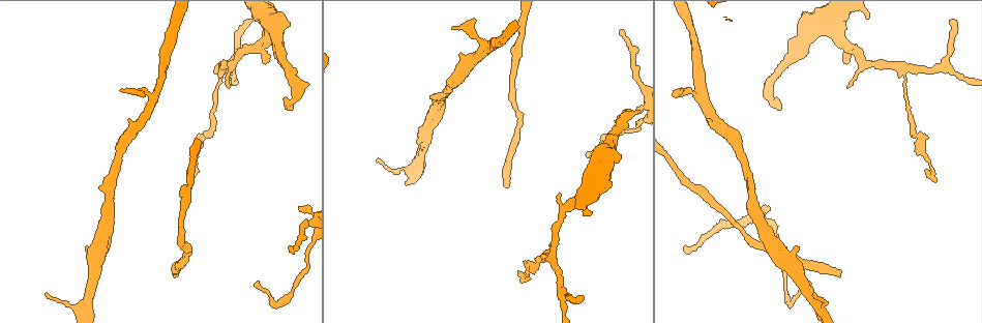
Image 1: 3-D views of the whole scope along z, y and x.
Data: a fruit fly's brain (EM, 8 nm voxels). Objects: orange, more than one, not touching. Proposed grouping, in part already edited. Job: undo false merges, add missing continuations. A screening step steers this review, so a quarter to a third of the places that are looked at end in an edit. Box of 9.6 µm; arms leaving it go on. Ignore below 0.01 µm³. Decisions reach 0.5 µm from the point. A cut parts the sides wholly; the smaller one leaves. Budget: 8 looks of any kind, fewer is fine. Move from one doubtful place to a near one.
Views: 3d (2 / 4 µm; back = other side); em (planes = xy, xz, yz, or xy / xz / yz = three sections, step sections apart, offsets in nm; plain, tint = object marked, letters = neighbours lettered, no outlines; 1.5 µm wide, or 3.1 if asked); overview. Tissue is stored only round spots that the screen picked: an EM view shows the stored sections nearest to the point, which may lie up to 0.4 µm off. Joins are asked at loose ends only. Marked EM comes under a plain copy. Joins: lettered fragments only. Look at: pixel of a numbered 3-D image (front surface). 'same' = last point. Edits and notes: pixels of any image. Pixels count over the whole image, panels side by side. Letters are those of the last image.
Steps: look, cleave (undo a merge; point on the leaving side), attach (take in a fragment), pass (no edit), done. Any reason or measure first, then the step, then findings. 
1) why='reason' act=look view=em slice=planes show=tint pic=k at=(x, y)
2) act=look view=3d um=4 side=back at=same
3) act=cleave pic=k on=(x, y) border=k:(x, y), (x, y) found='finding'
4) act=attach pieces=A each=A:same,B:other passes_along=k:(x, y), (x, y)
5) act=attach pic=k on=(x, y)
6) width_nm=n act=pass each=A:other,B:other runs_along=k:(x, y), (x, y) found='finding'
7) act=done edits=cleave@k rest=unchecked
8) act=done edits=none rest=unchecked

why='branch stops here' act=look view=3d um=4 pic=1 at=(684, 246)

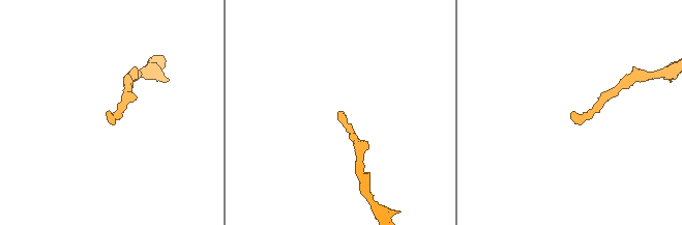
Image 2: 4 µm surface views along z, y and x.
act=look view=em slice=xz step=8 show=letters pic=2 at=(107, 112)

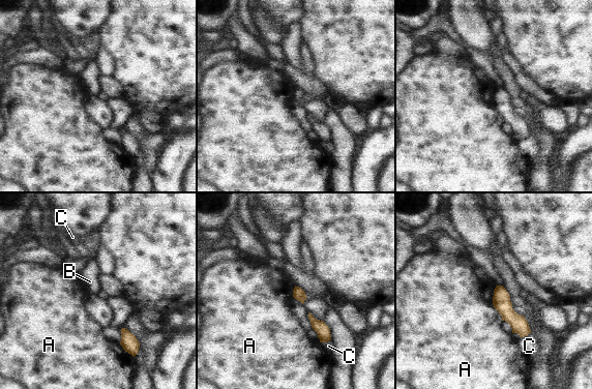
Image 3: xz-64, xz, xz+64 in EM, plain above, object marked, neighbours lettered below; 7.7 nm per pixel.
why='another direction' act=look view=em slice=planes show=letters at=same

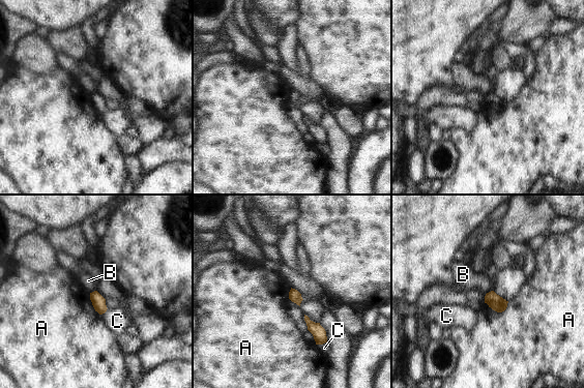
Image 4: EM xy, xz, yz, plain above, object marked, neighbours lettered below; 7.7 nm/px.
act=pass each=A:other,B:other,C:other border=4:(492, 290), (486, 294) found='no lettered fragment goes on from it'

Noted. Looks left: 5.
why='calibre changes' act=look view=3d um=4 pic=1 at=(787, 292)

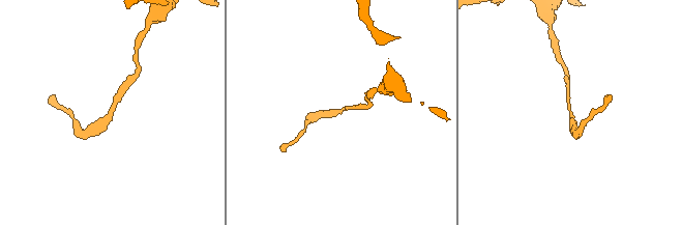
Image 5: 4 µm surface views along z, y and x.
act=look view=em slice=planes show=tint pic=5 at=(342, 109)

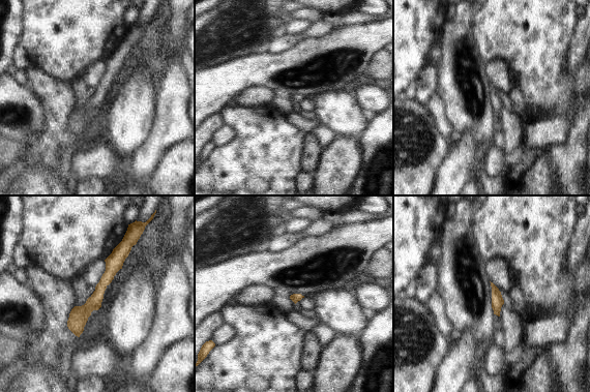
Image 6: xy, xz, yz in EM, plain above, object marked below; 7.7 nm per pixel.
why='see the neighbours' act=look view=em slice=planes show=letters at=same

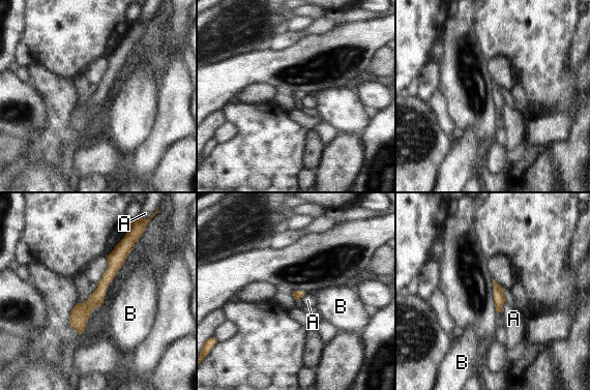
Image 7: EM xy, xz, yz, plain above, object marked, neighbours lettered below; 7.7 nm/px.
width_nm=70 act=pass each=A:other,B:other runs_along=7:(131, 239), (80, 314), (79, 329) found='all the same neuron'

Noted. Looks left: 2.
why='branch stops here' act=look view=em slice=xy step=4 show=tint pic=1 at=(504, 185)

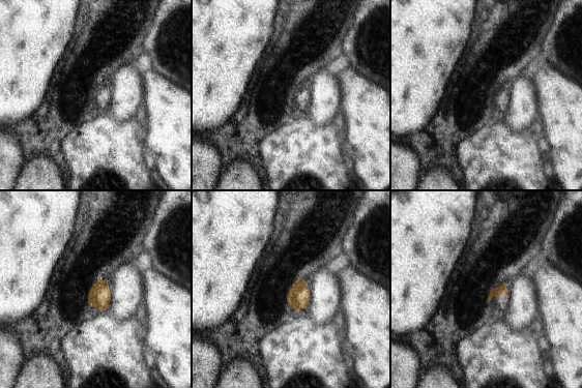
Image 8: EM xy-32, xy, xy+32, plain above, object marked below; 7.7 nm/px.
act=look view=em slice=planes show=letters at=same

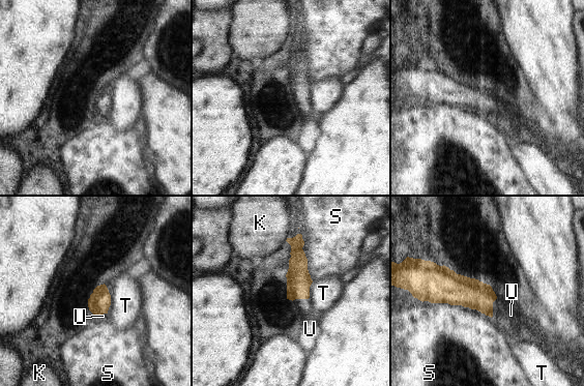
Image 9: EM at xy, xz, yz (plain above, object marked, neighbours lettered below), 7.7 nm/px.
act=attach pic=9 on=(510, 315) each=K:other,S:other,T:other,U:same passes_along=9:(467, 292), (492, 307), (510, 315) found='the neuron continues'

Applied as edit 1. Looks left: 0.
act=done edits=attach@9 rest=unchecked

